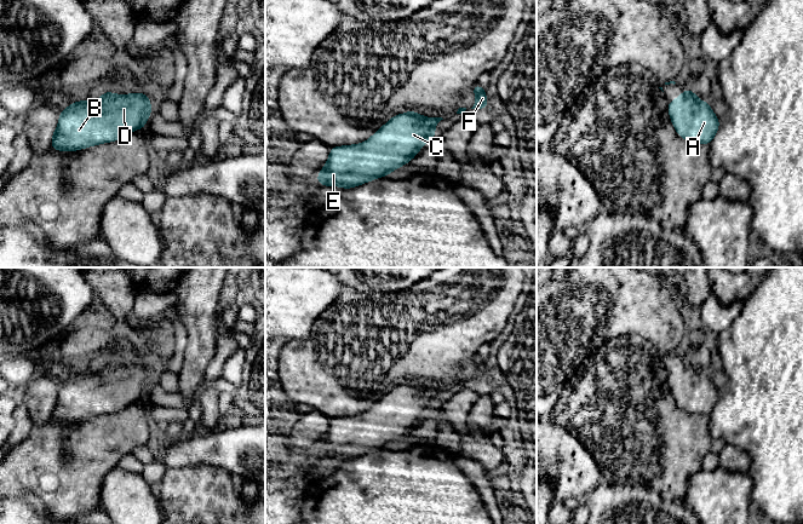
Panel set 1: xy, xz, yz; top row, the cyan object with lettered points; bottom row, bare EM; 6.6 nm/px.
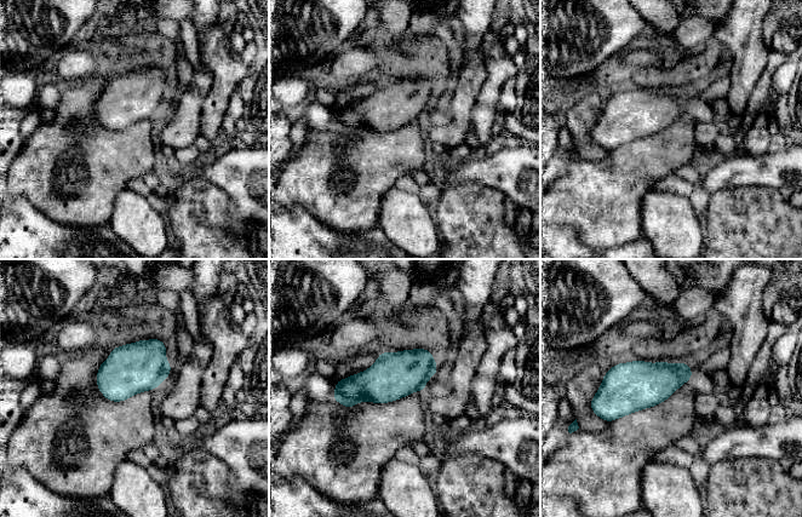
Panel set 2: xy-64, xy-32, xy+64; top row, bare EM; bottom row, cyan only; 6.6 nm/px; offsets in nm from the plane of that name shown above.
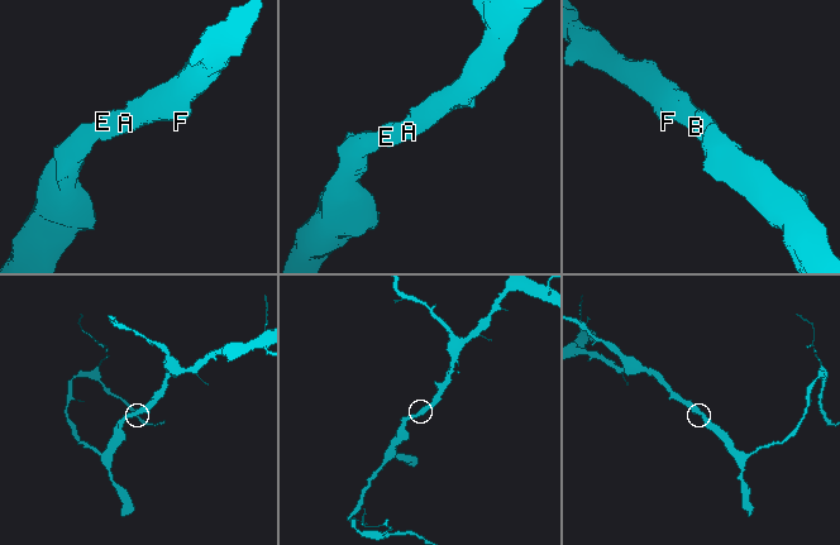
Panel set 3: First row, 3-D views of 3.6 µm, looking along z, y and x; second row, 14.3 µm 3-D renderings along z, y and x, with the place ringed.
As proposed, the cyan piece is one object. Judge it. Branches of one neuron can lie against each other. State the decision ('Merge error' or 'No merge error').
No merge error

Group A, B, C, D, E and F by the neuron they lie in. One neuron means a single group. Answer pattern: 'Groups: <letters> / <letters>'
Groups: A B C D E F

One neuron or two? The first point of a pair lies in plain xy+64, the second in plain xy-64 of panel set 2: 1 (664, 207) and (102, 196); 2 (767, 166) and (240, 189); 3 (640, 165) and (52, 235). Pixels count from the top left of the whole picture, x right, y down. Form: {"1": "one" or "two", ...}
{"1": "two", "2": "one", "3": "two"}

